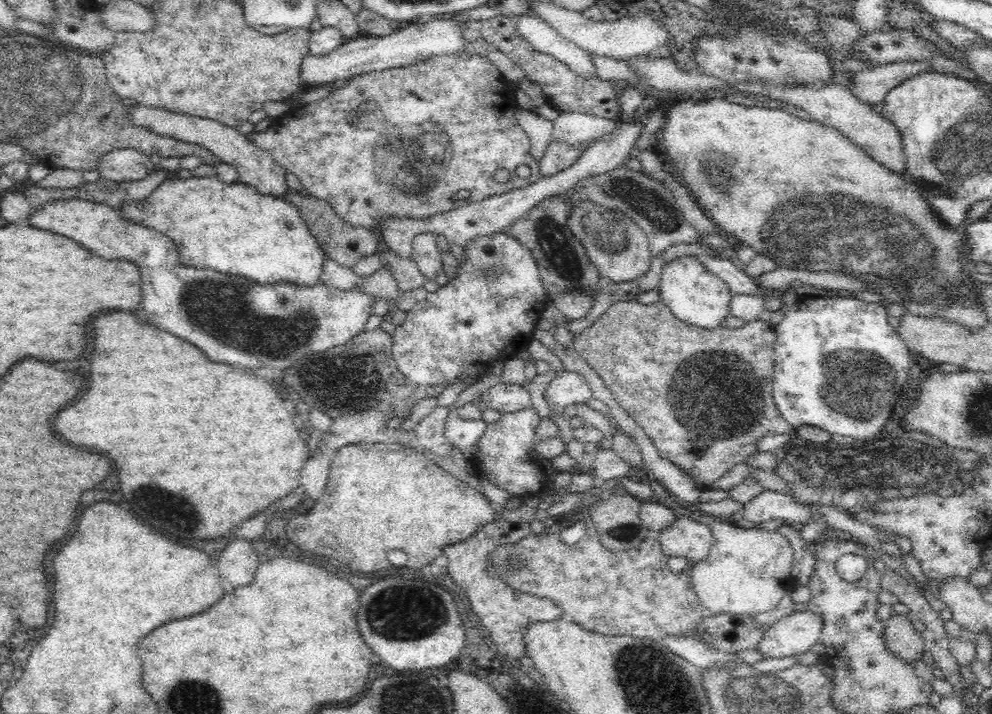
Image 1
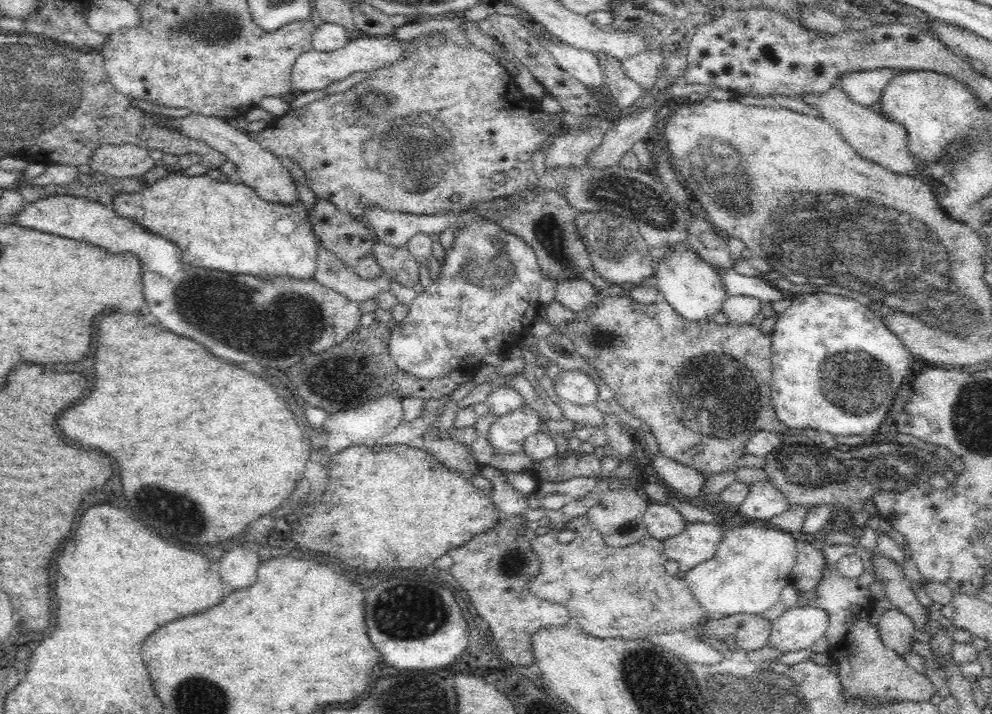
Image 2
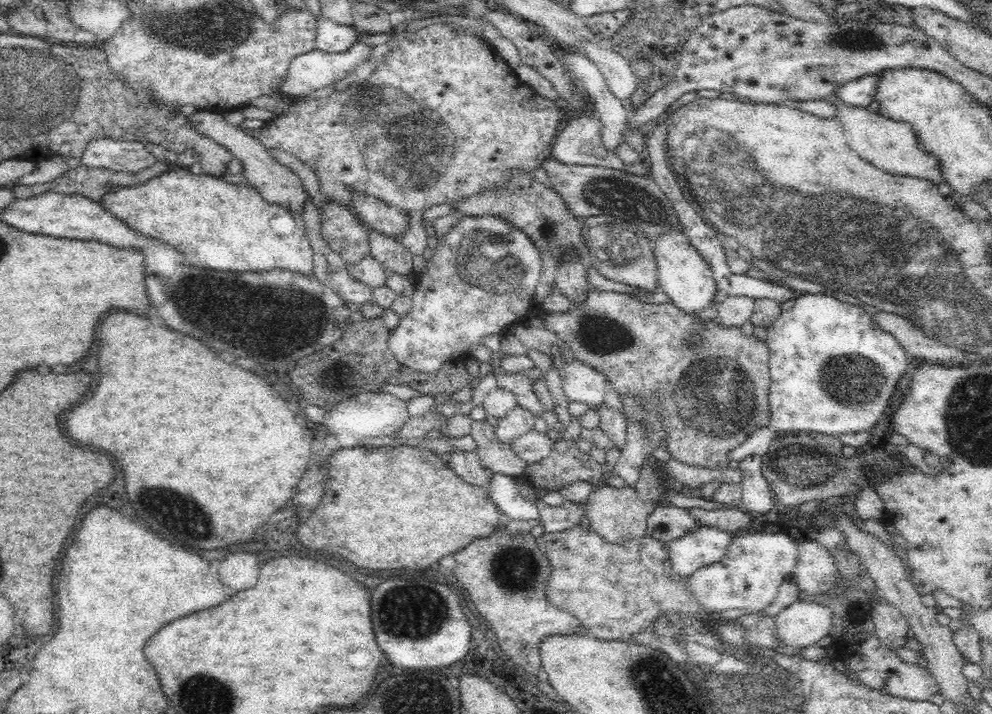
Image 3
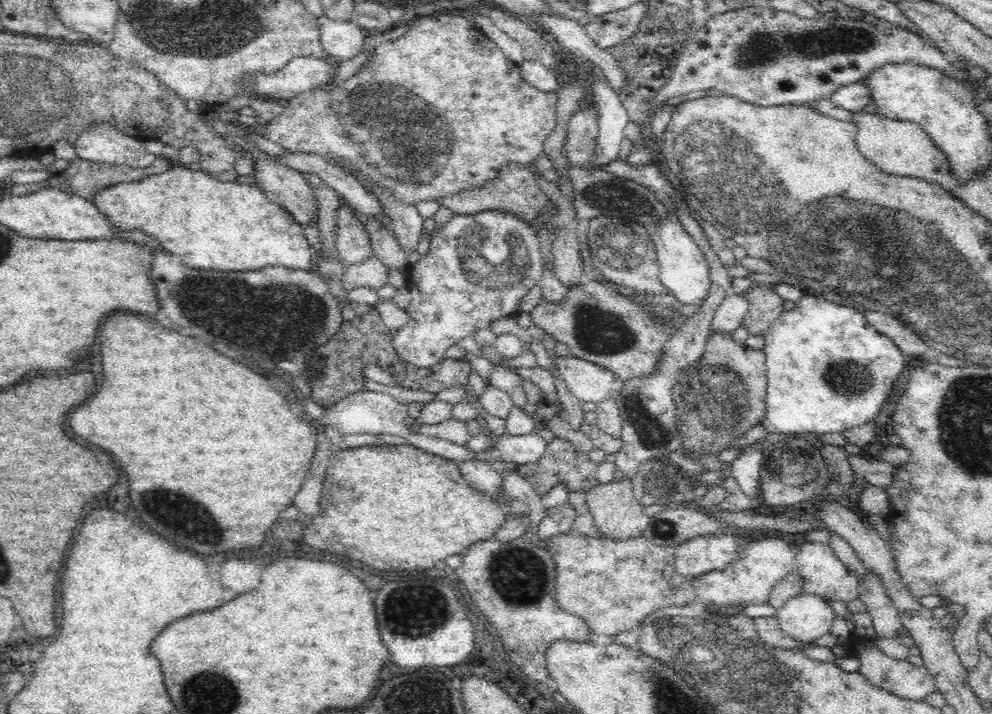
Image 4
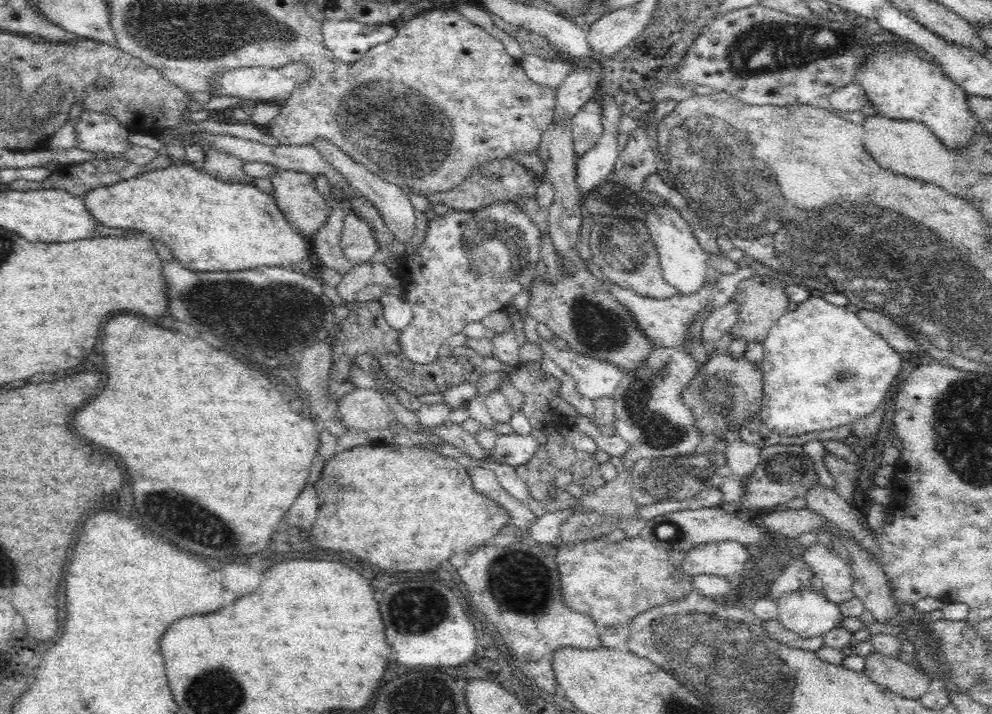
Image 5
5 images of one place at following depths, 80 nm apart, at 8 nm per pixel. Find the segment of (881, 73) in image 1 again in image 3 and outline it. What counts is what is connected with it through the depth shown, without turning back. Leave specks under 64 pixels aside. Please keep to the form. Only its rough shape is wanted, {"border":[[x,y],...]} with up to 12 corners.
{"border":[[881,72],[844,82],[835,93],[850,106],[875,100]]}

